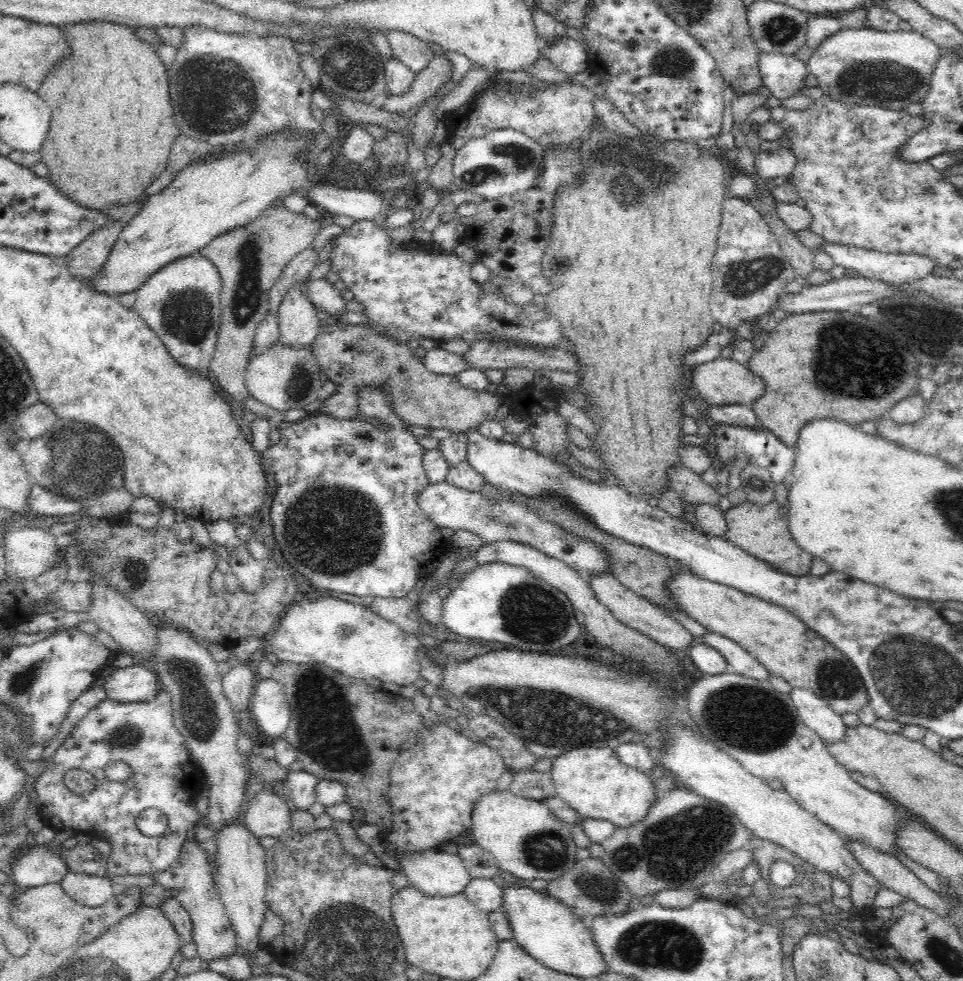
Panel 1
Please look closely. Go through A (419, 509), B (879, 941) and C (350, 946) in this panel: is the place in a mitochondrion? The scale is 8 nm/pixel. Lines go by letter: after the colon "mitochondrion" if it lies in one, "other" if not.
A: other
B: other
C: mitochondrion

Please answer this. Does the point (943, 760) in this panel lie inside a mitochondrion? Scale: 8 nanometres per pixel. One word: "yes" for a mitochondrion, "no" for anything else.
no

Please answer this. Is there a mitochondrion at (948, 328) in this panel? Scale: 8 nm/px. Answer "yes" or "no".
yes

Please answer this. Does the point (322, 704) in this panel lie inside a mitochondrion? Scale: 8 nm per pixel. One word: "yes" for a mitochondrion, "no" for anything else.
yes

